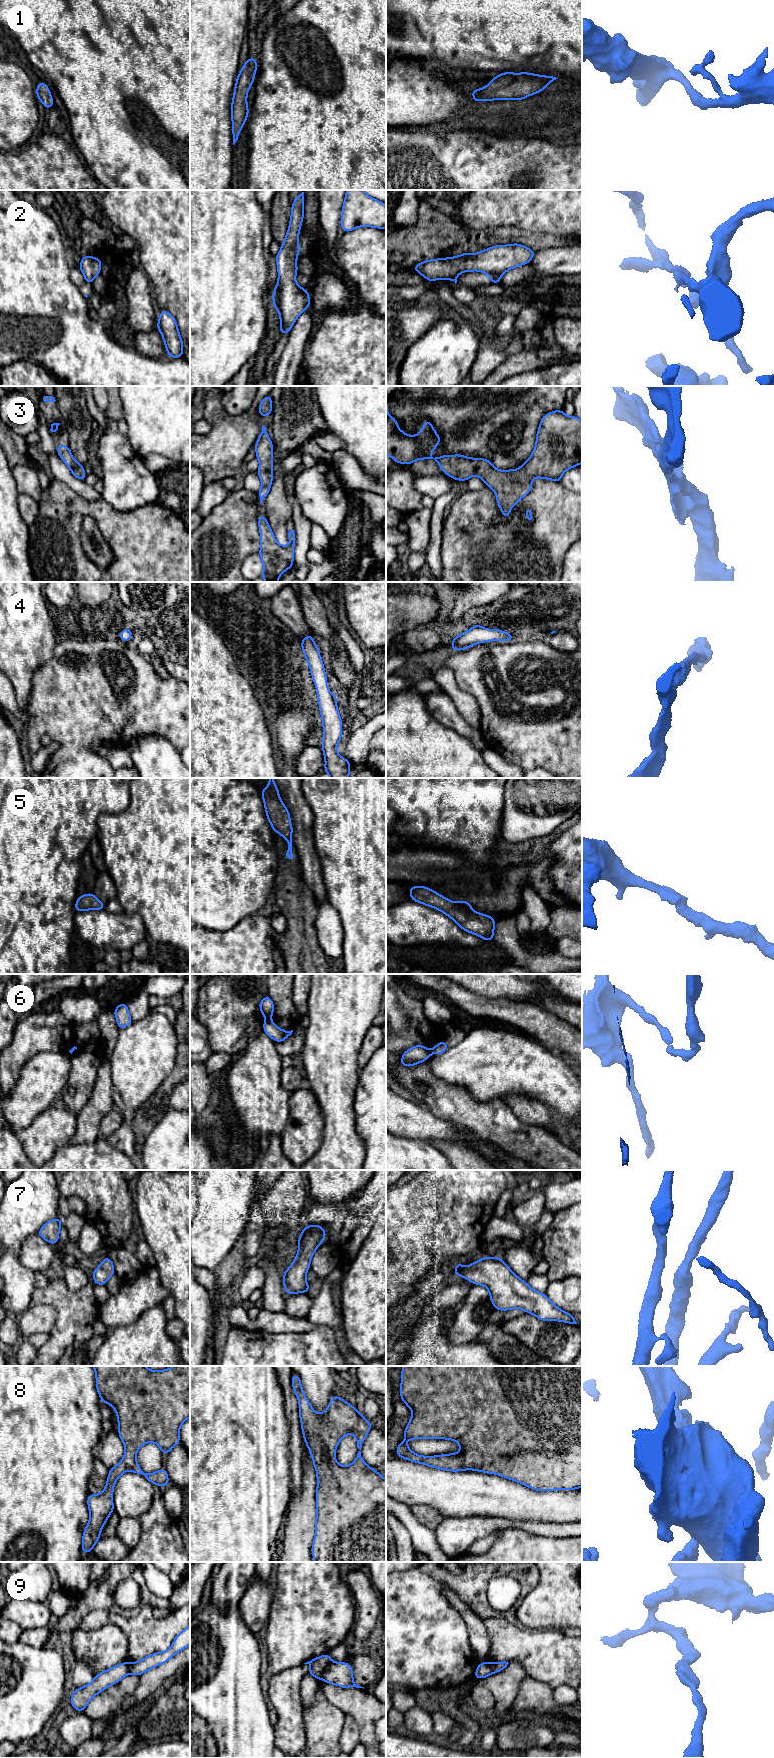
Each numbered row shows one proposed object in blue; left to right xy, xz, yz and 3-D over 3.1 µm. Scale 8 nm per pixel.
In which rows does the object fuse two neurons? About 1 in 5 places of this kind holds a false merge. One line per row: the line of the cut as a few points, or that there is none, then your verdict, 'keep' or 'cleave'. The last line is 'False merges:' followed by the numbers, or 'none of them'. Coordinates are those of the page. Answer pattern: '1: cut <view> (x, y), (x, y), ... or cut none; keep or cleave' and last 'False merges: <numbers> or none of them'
1: cut none; keep
2: cut none; keep
3: cut none; keep
4: cut none; keep
5: cut none; keep
6: cut xz (269, 1018), (266, 1020); cleave
7: cut none; keep
8: cut none; keep
9: cut xz (331, 1662), (320, 1678); cleave
False merges: 6, 9

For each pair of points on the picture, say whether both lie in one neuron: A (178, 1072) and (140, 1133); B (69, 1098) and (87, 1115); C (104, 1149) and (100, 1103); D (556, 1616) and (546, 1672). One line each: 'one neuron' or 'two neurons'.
A: one neuron
B: two neurons
C: two neurons
D: two neurons

